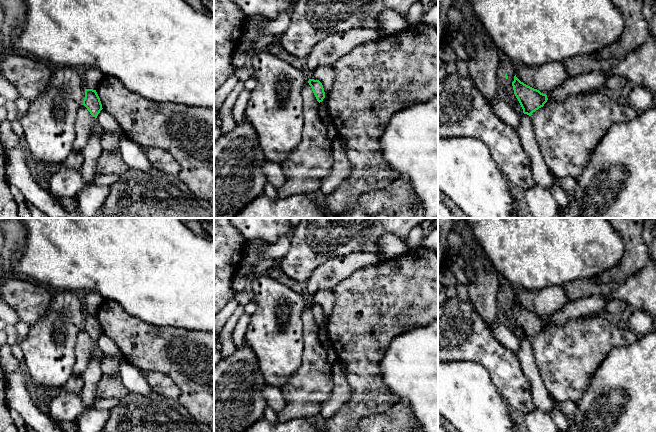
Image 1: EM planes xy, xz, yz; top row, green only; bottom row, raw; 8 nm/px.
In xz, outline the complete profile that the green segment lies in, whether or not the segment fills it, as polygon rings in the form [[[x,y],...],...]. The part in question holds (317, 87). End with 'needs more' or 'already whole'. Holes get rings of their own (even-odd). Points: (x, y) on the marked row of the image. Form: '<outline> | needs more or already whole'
[[[309,79],[308,83],[311,86],[317,101],[319,103],[322,102],[325,98],[325,92],[322,83],[319,80],[314,79]]] | already whole

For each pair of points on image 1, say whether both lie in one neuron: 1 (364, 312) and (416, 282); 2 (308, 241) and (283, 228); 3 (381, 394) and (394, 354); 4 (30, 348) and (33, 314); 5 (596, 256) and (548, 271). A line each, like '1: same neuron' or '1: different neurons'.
1: same neuron
2: different neurons
3: different neurons
4: different neurons
5: same neuron

